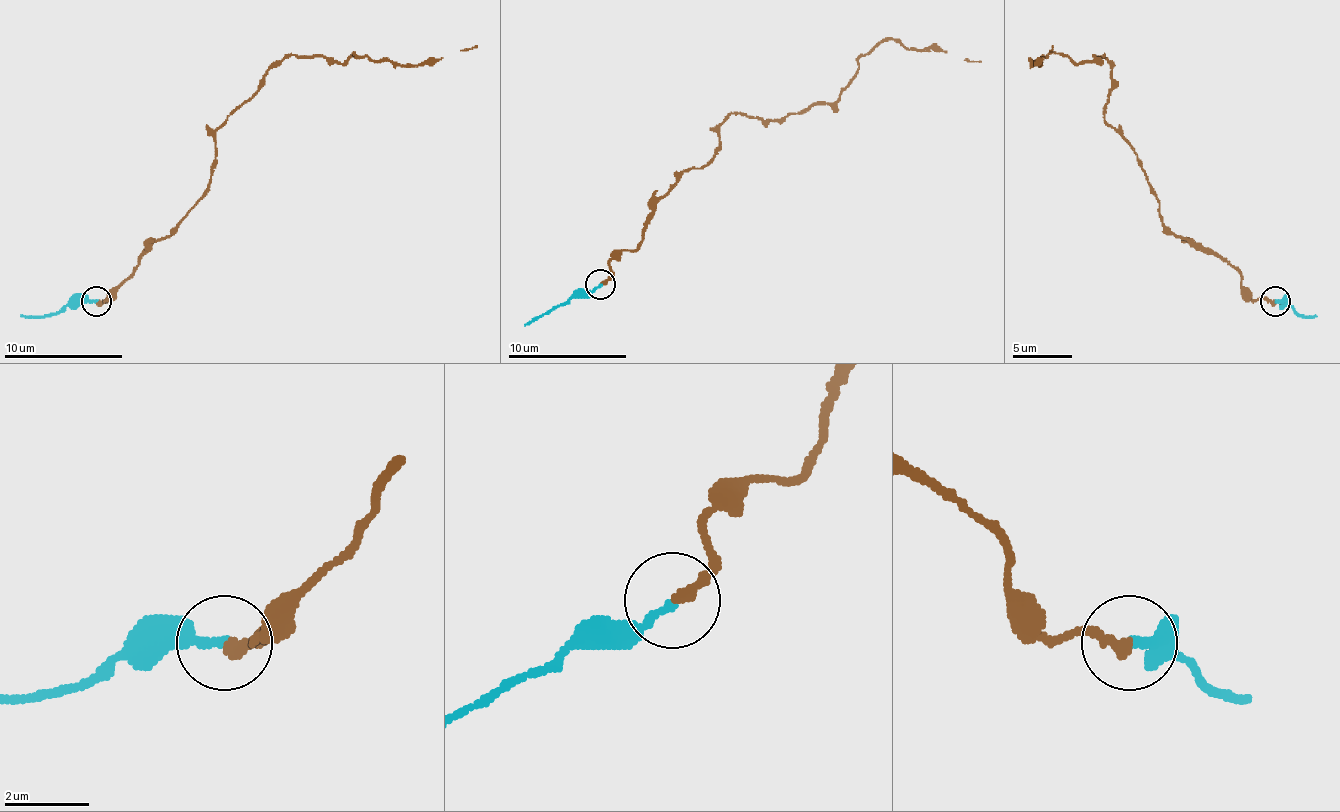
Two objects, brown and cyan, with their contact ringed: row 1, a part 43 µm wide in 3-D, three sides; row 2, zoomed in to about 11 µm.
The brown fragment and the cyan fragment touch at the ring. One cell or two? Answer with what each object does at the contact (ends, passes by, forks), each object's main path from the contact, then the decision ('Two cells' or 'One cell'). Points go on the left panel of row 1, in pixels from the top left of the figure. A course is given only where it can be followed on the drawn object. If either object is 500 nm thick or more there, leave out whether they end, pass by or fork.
At the ring brown ends. At the ring cyan ends. Course of brown: (97, 300), (133, 274), (204, 193), (216, 131), (269, 69), (293, 54), (424, 66), (477, 45). Course of cyan: (97, 300), (70, 300), (58, 312), (20, 315). One cell

